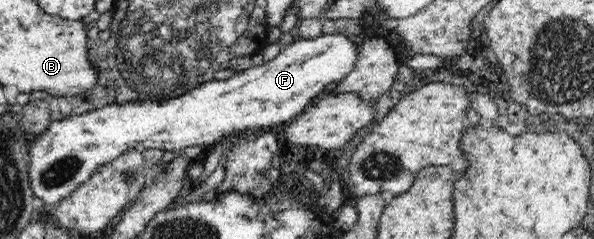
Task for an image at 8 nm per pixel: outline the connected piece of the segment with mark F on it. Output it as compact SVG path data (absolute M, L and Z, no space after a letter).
M317 33L317 37L313 39L299 39L295 40L291 45L283 46L275 58L262 65L253 66L243 70L238 75L234 75L225 80L214 79L212 82L202 83L200 86L194 87L190 93L184 94L178 98L170 98L160 102L128 101L121 105L113 104L112 106L106 106L106 108L98 108L98 110L88 112L88 114L70 116L70 118L63 118L62 120L51 122L51 125L45 130L45 133L42 133L37 137L28 136L27 138L26 145L29 148L29 158L26 167L29 172L29 181L33 195L38 198L38 200L42 200L44 205L48 204L48 207L51 206L52 208L52 205L55 206L62 202L65 198L68 198L68 196L70 196L70 192L72 192L72 190L76 190L82 182L86 182L86 180L94 174L94 170L98 169L98 166L102 166L102 164L106 164L108 162L114 162L120 154L124 154L128 150L160 149L167 152L169 155L172 152L188 148L188 146L201 146L207 148L209 145L216 144L218 140L228 137L229 135L234 136L247 132L260 132L261 130L274 128L274 126L284 126L284 124L293 122L301 112L306 110L308 105L321 97L321 95L324 95L330 88L333 87L334 84L336 84L336 82L338 82L338 80L346 78L346 74L350 74L350 70L356 66L356 60L358 60L358 45L350 40L348 36L345 36L342 33L327 33L323 35Z

